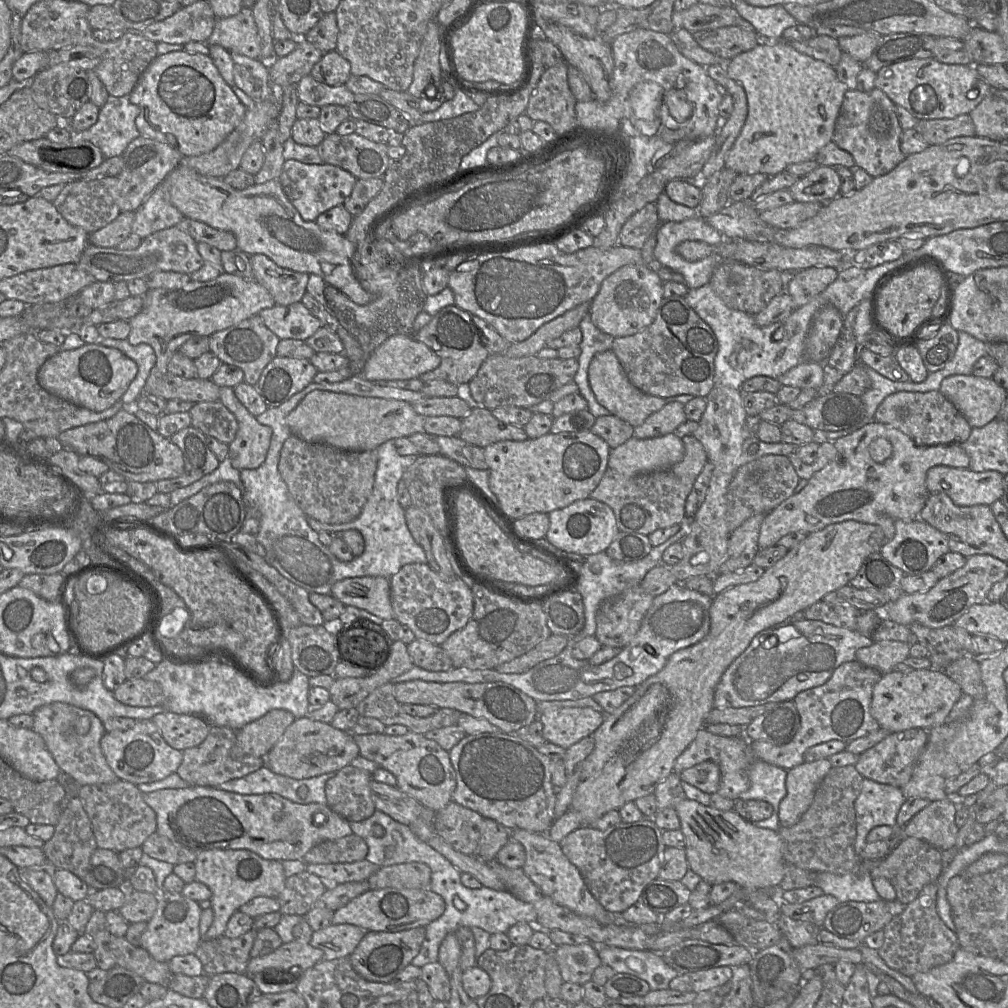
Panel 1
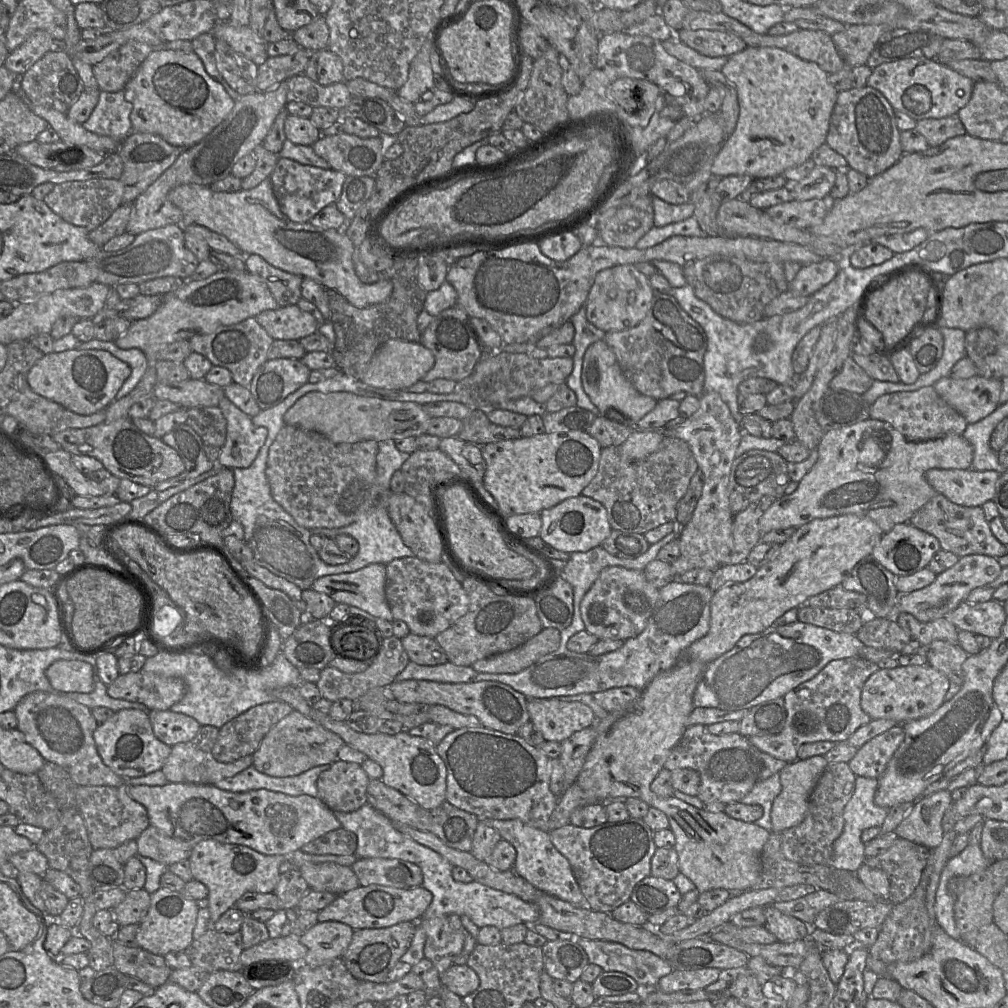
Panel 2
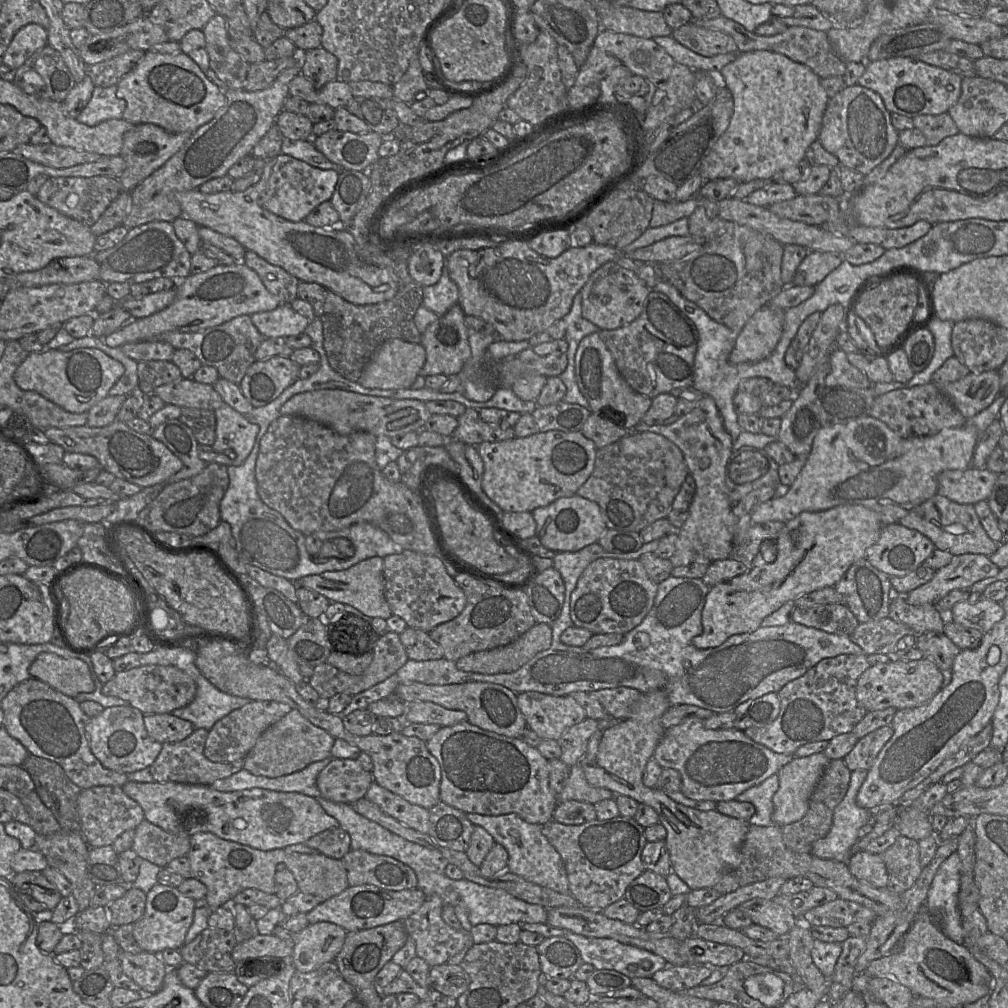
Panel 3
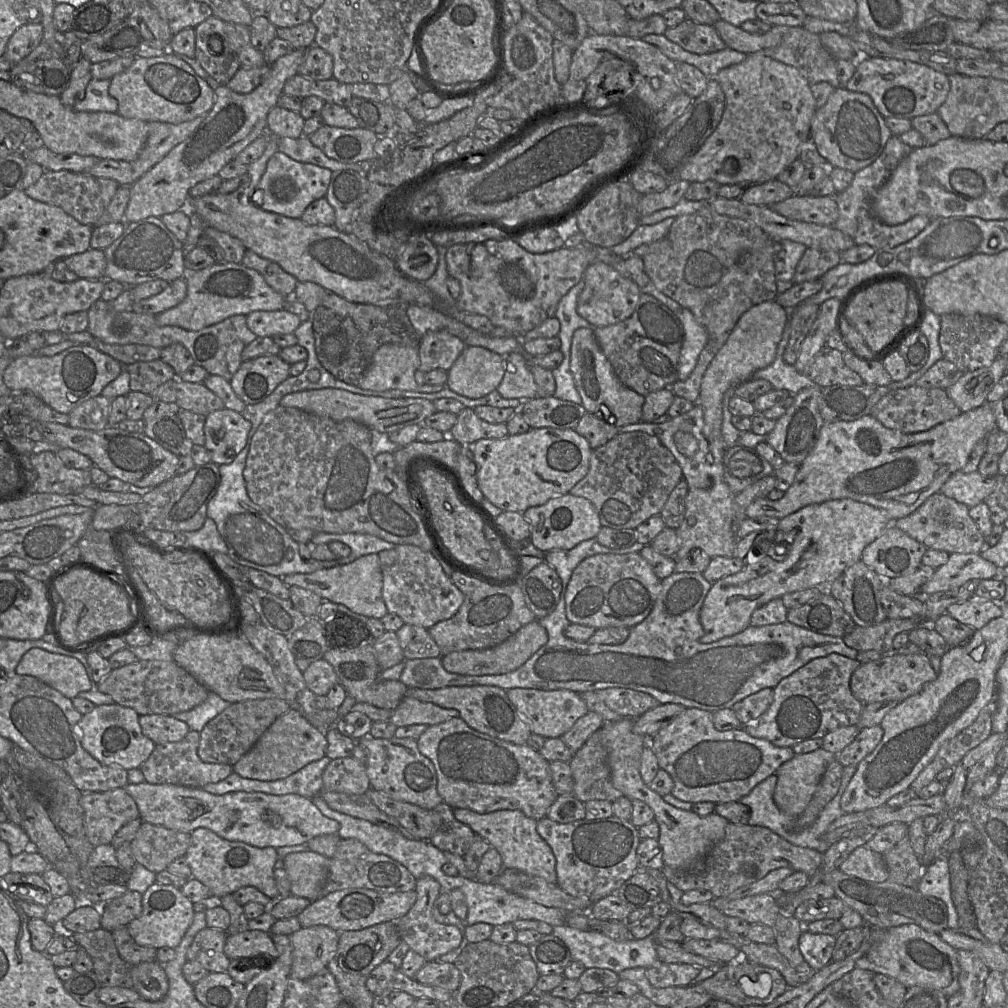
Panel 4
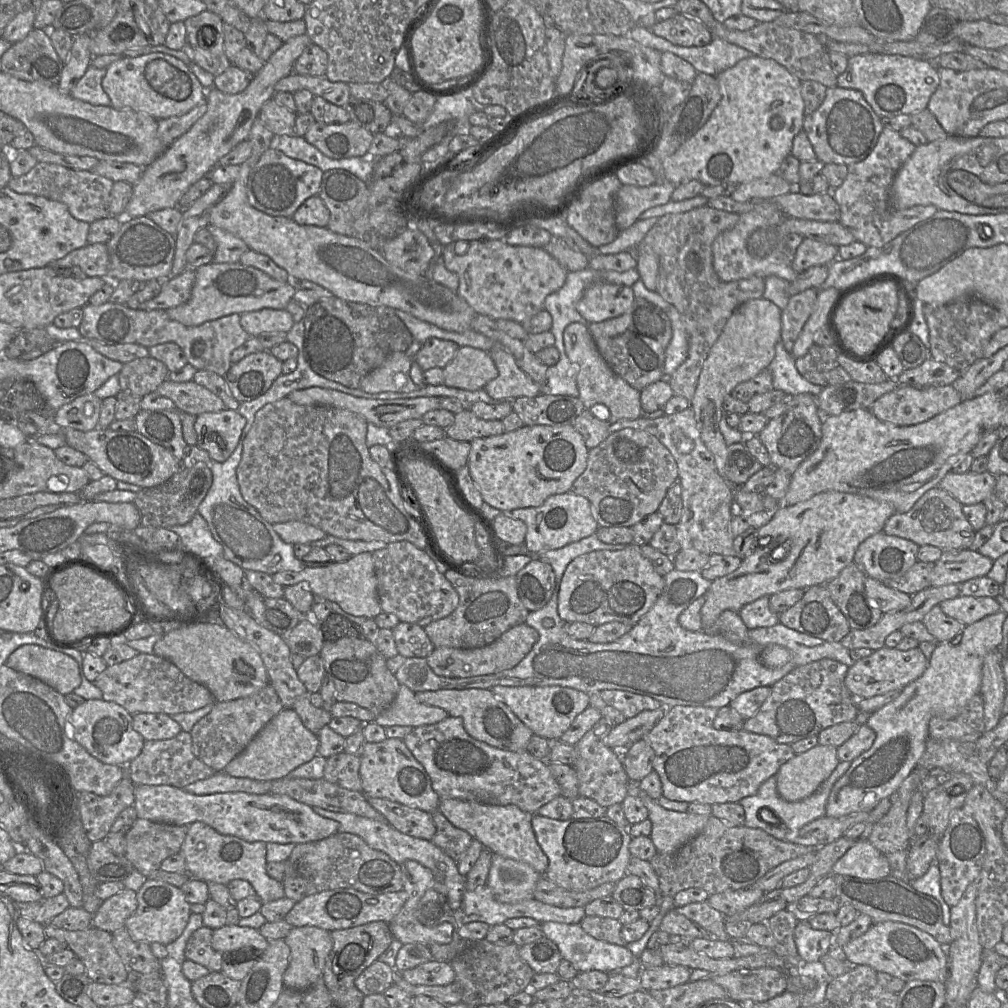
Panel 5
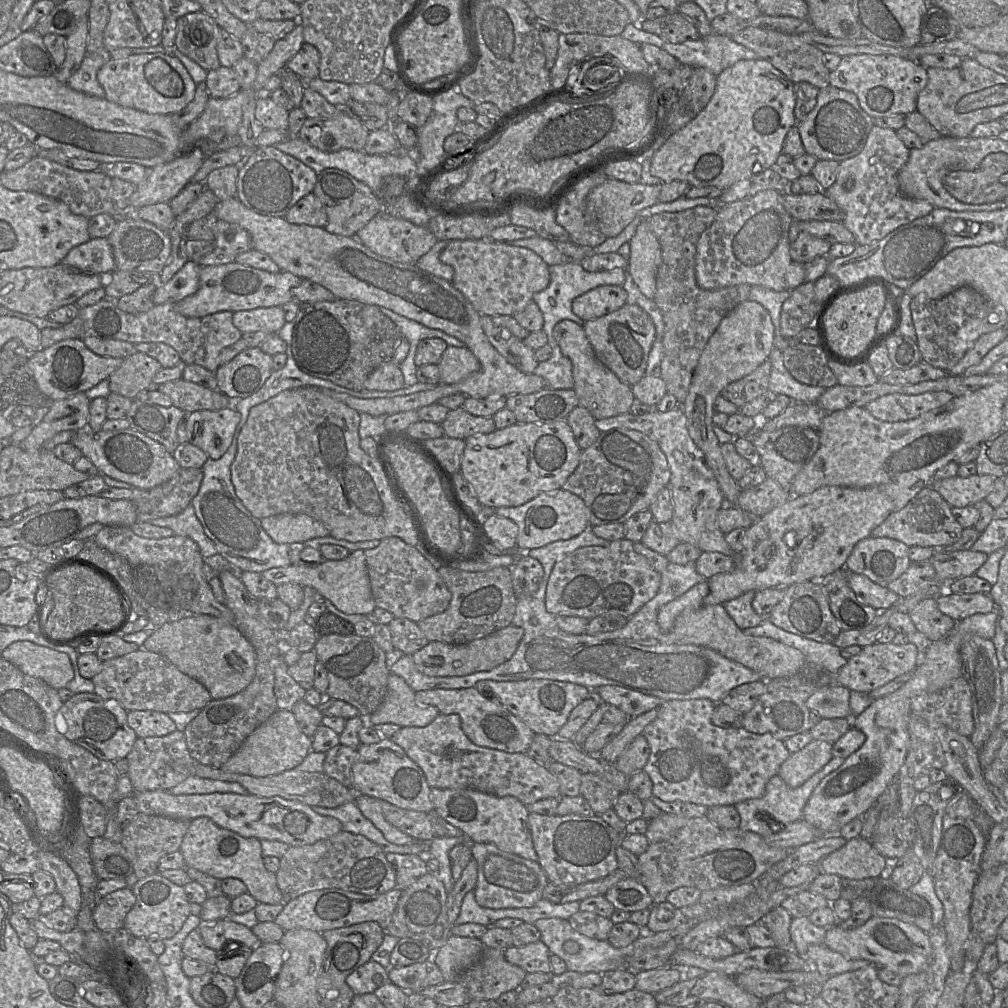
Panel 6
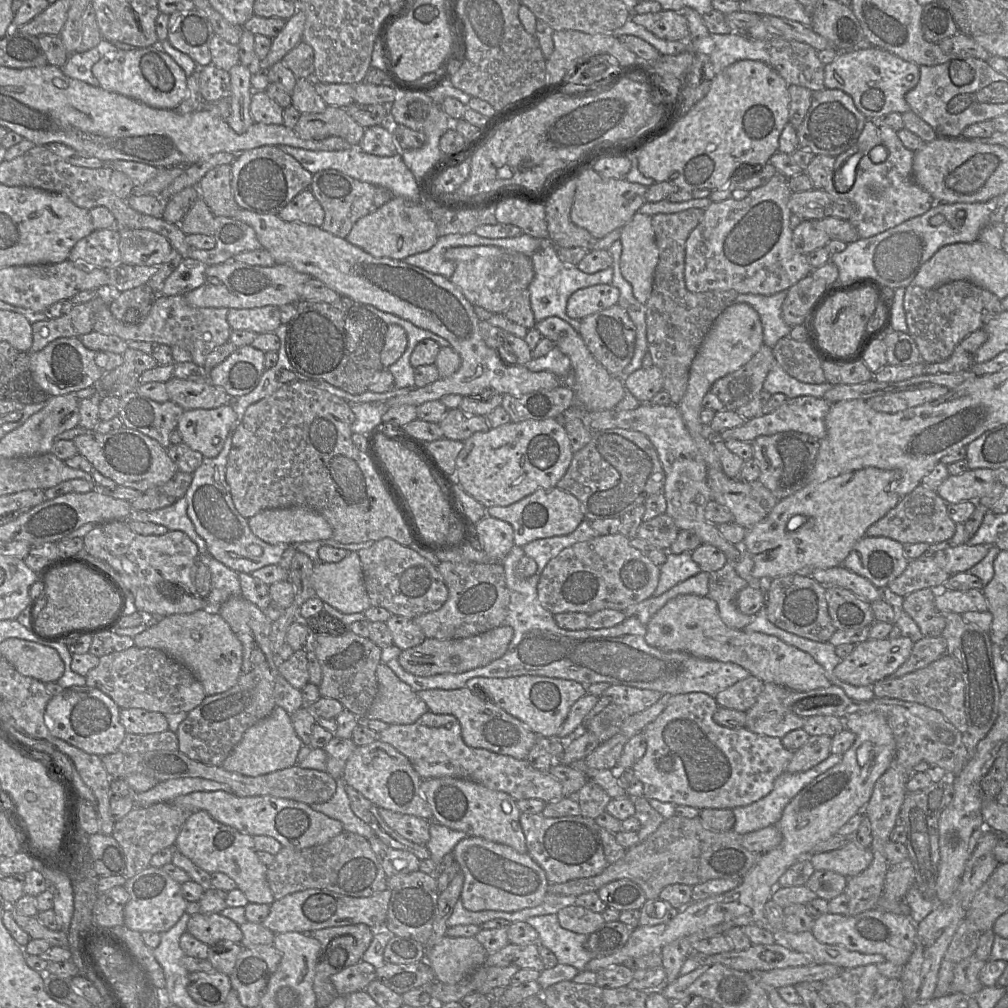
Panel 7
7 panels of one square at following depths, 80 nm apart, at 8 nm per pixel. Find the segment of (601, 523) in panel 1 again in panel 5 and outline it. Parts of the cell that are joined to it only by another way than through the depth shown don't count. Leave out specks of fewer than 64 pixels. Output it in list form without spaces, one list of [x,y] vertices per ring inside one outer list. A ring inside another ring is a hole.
[[[570,491],[548,497],[538,507],[519,508],[511,512],[502,512],[523,521],[527,526],[524,544],[532,553],[562,548],[592,534],[596,534],[599,525],[594,518],[591,504],[585,497]]]

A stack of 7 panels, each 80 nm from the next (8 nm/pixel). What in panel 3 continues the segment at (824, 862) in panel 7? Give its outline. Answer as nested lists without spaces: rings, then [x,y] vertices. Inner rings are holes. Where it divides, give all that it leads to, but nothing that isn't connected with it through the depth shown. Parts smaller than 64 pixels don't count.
[[[858,851],[850,857],[847,867],[856,878],[874,887],[883,888],[888,885],[888,873],[878,854]]]

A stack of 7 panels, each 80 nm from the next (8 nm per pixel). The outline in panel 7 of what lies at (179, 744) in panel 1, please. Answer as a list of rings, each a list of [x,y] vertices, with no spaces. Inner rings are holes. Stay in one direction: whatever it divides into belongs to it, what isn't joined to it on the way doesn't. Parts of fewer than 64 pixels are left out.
[[[141,708],[120,709],[119,720],[129,734],[154,734],[168,730],[164,714]]]

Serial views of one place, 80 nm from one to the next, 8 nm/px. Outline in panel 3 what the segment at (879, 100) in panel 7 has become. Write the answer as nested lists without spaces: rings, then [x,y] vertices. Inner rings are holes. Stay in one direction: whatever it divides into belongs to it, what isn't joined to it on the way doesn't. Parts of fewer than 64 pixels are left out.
[[[898,57],[866,62],[866,70],[857,85],[878,93],[891,114],[915,118],[947,113],[961,95],[962,76],[916,58]]]

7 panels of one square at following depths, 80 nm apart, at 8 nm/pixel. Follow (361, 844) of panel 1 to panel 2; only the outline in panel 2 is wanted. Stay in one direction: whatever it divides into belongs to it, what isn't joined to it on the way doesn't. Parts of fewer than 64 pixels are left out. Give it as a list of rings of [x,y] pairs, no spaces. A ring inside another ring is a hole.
[[[344,828],[330,831],[305,844],[301,850],[315,855],[355,855],[357,838]]]

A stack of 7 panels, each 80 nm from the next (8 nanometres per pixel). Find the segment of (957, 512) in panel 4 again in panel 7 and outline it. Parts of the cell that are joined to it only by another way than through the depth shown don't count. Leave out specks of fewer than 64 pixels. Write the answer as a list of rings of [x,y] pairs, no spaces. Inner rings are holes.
[[[922,485],[902,497],[898,504],[866,531],[868,537],[886,537],[902,544],[936,544],[951,539],[956,532],[956,523],[947,514],[947,504],[935,490]]]

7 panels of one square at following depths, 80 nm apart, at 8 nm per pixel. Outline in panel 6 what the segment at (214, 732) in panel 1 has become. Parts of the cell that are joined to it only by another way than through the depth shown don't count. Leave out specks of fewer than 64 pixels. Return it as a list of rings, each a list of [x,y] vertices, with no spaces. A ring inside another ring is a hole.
[[[176,730],[160,737],[138,737],[126,757],[134,791],[169,790],[190,776],[195,776],[197,762],[187,748],[184,732]]]

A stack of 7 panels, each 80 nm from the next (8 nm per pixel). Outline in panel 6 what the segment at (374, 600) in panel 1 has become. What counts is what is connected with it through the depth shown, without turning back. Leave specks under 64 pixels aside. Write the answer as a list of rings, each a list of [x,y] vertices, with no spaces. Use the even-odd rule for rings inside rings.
[[[364,550],[350,552],[342,560],[323,560],[312,567],[289,565],[287,567],[271,568],[261,574],[276,586],[285,583],[296,583],[303,587],[311,587],[346,614],[367,615],[376,608],[371,592]]]

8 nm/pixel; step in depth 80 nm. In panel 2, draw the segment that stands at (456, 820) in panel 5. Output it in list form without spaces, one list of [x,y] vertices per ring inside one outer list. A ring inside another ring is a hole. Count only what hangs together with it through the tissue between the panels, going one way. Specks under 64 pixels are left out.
[[[480,819],[480,821],[493,827],[503,840],[514,846],[517,856],[513,871],[517,875],[548,895],[569,902],[576,907],[588,907],[569,861],[553,845],[547,831],[529,826],[518,819]]]

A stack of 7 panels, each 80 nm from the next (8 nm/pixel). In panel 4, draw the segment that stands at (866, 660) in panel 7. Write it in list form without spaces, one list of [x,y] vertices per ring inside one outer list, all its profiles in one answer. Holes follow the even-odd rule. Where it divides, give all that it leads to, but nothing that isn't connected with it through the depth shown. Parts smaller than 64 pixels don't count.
[[[891,652],[883,654],[878,660],[861,663],[851,675],[850,688],[853,695],[863,704],[881,701],[899,703],[918,693],[926,684],[934,681],[937,675],[927,654],[921,652],[902,655]]]

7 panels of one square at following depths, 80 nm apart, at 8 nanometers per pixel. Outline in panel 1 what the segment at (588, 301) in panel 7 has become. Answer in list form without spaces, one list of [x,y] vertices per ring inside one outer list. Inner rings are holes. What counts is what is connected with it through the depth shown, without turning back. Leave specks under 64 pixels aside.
[[[645,263],[626,265],[605,278],[590,302],[589,317],[602,332],[617,338],[634,335],[654,321],[664,298],[664,281]]]

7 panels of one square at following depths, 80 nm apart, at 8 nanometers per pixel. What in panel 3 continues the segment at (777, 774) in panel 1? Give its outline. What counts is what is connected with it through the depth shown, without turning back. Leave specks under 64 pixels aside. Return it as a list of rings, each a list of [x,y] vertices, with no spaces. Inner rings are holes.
[[[777,773],[765,779],[762,783],[749,788],[736,798],[737,801],[749,802],[754,805],[756,811],[747,822],[755,826],[774,826],[773,814],[773,795],[779,788],[779,778]]]

